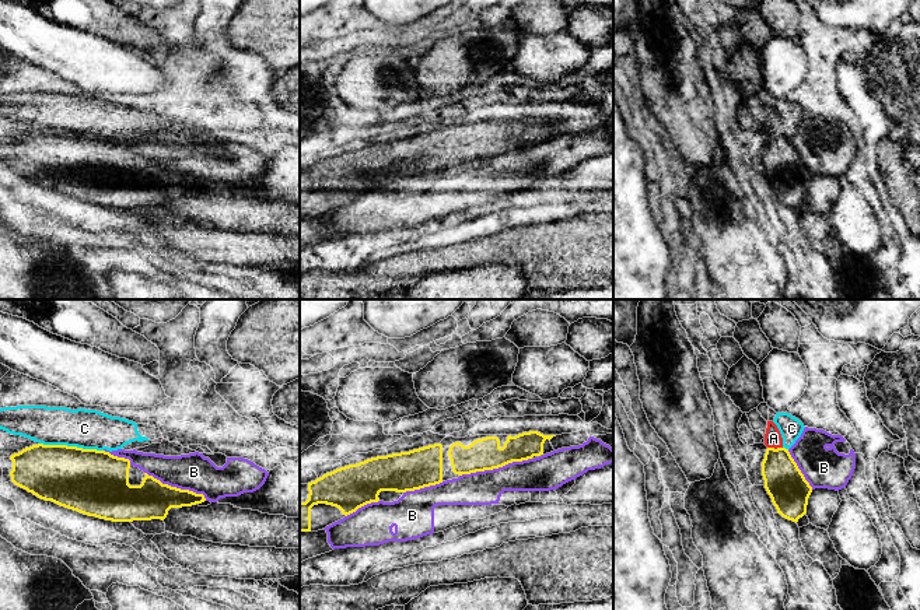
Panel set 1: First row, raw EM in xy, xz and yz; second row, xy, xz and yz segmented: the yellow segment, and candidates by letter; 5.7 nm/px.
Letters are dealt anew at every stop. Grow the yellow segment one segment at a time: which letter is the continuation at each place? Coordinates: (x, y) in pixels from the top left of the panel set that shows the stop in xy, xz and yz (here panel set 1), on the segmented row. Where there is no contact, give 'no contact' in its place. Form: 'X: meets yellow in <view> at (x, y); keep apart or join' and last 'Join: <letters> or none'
A: meets yellow in yz at (773, 448); keep apart
B: meets yellow in xz at (495, 467); keep apart
C: meets yellow in xy at (72, 447); keep apart
Join: none

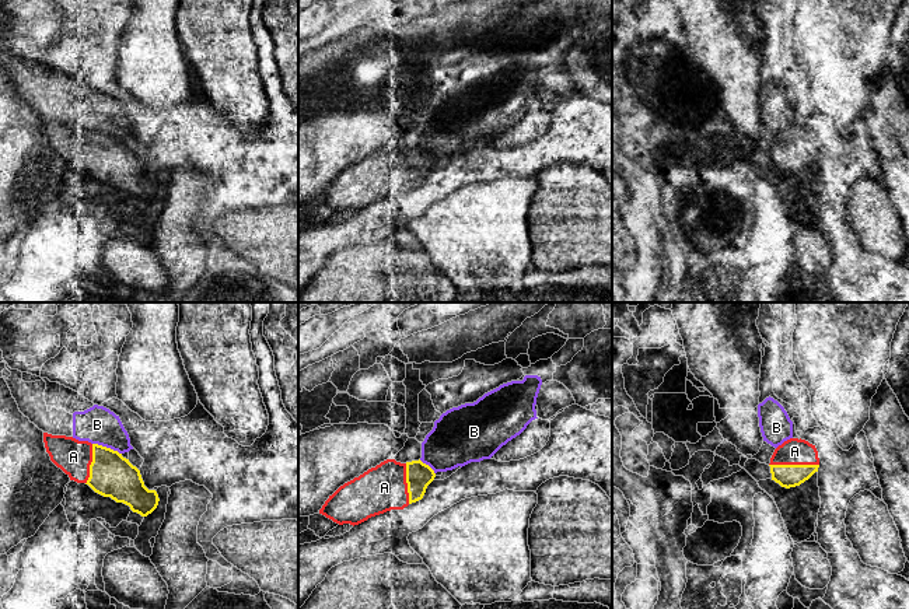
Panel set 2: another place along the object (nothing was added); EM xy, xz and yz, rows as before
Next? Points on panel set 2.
A: meets yellow in yz at (794, 465); join
B: meets yellow in xy at (105, 447); keep apart
Join: A

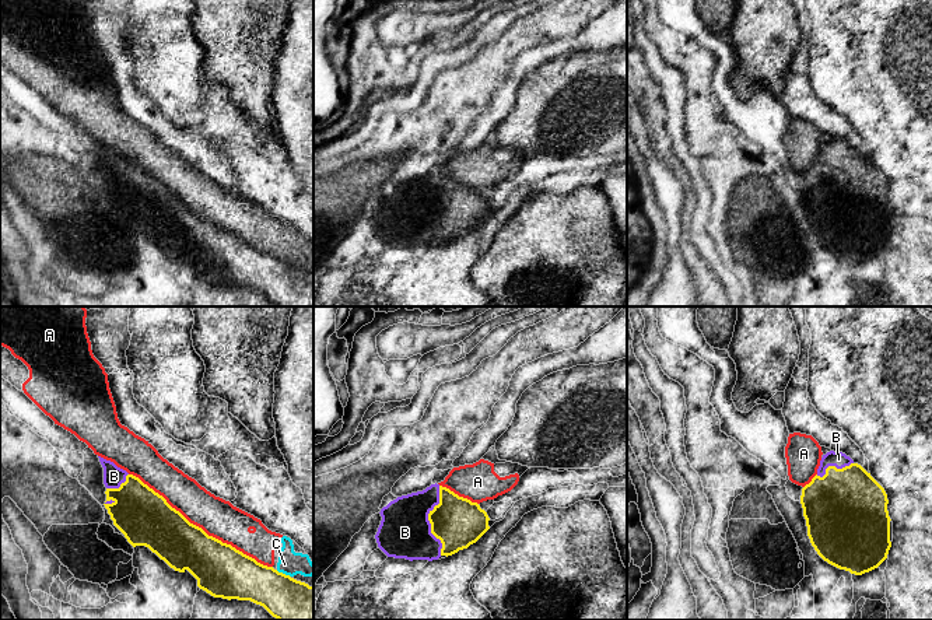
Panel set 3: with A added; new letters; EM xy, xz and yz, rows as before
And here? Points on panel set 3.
A: meets yellow in xy at (200, 528); keep apart
B: meets yellow in xz at (428, 519); join
C: meets yellow in xy at (281, 573); keep apart
Join: B

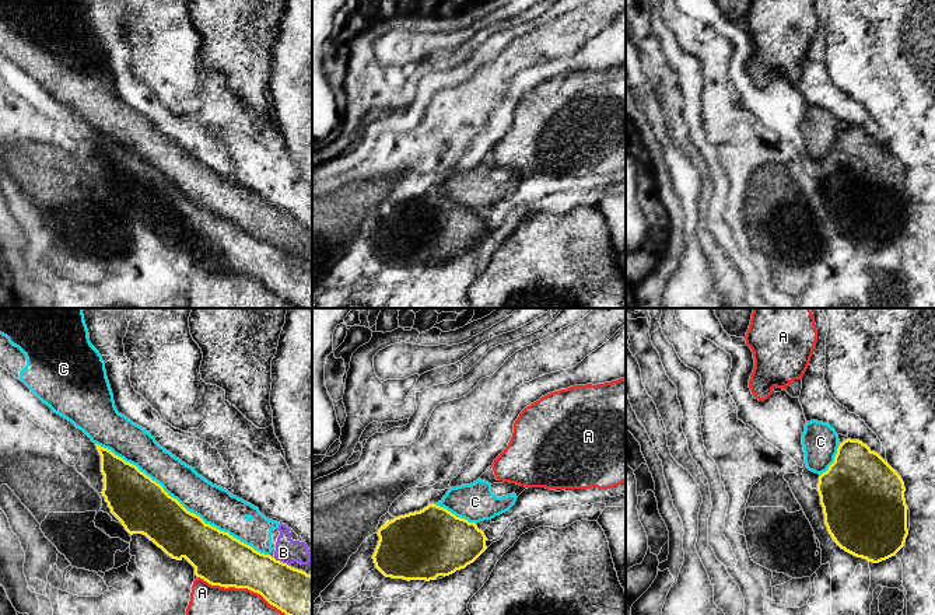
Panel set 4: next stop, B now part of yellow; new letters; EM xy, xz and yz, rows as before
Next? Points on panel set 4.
A: meets yellow in xy at (242, 587); keep apart
B: meets yellow in xy at (279, 561); keep apart
C: meets yellow in xy at (181, 505); keep apart
Join: none

